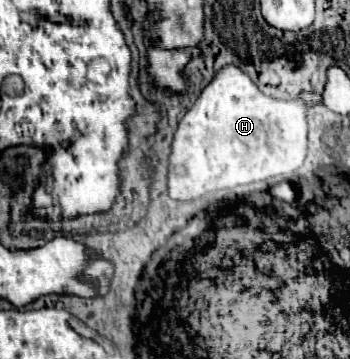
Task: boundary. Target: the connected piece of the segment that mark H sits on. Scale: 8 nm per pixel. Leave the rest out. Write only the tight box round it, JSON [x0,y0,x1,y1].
[167,64,321,202]

